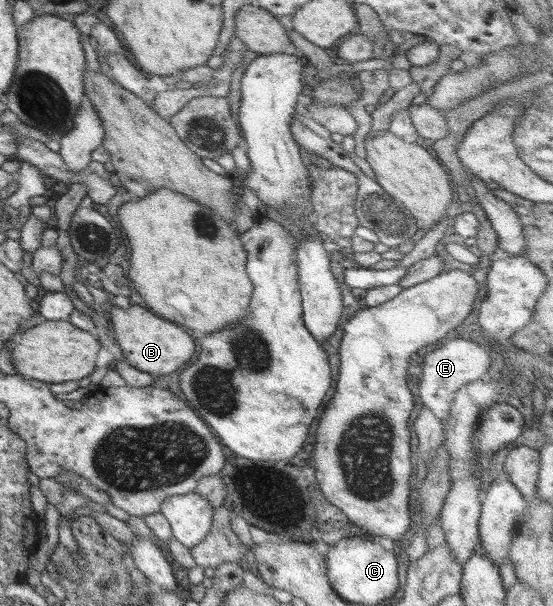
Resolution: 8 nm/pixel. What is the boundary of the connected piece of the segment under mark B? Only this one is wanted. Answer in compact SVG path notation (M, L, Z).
M112 305L107 316L124 359L124 361L115 360L111 368L123 378L124 384L129 387L151 386L155 382L153 381L155 377L169 375L185 367L185 363L189 363L189 359L195 353L195 345L187 332L173 322L157 317L147 308L132 305L127 309L121 309Z

